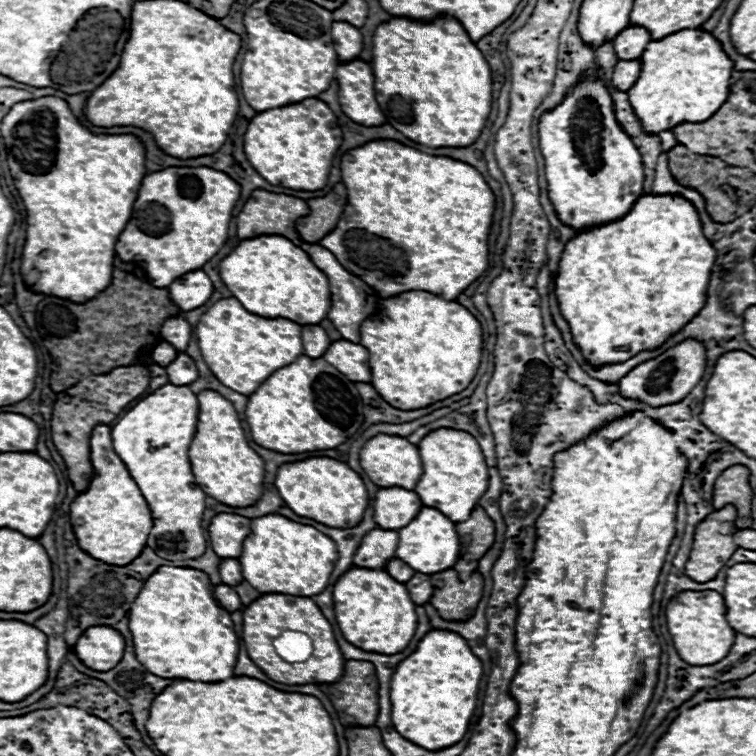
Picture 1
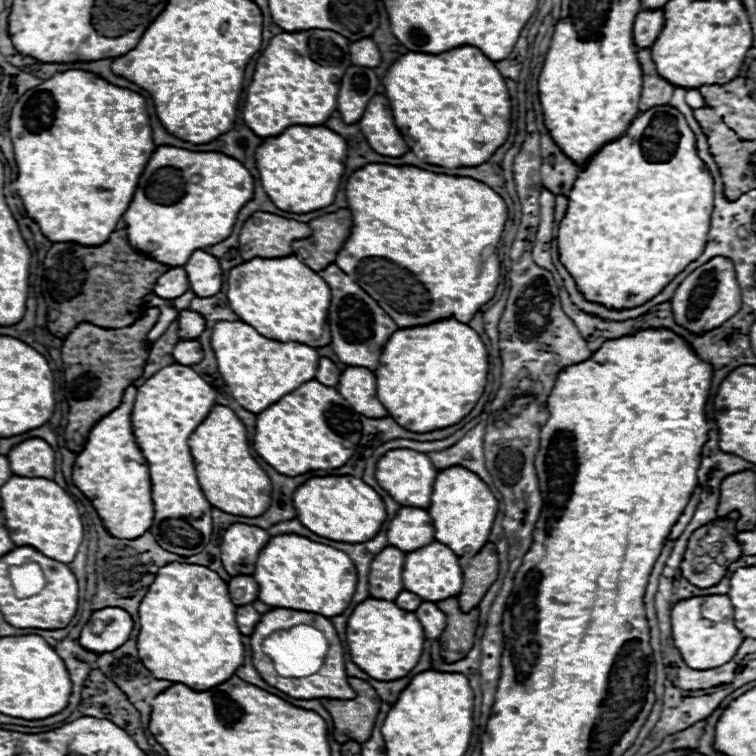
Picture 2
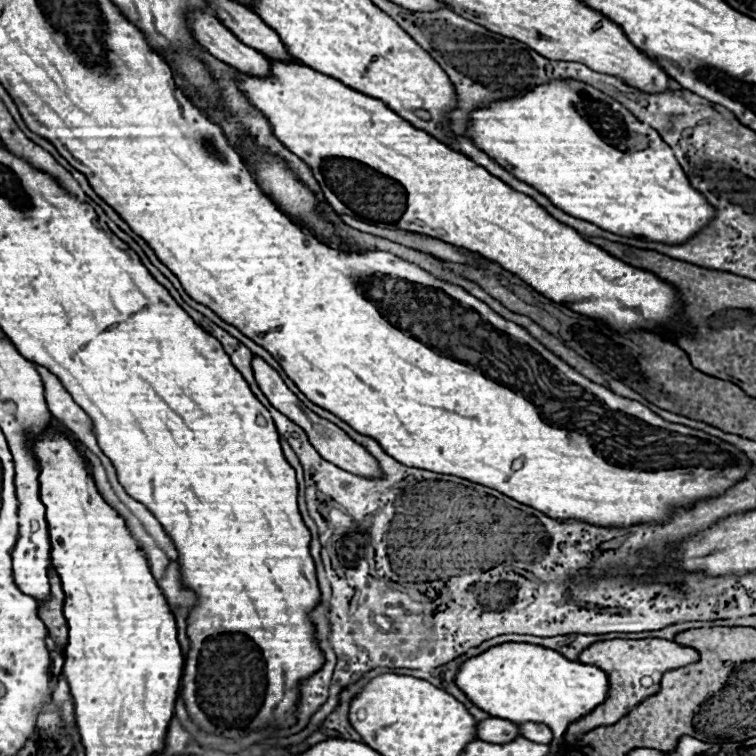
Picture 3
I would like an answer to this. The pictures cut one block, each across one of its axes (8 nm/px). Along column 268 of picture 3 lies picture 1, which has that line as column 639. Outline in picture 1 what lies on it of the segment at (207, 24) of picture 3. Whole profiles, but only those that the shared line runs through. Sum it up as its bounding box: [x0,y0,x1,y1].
[610,60,640,92]

